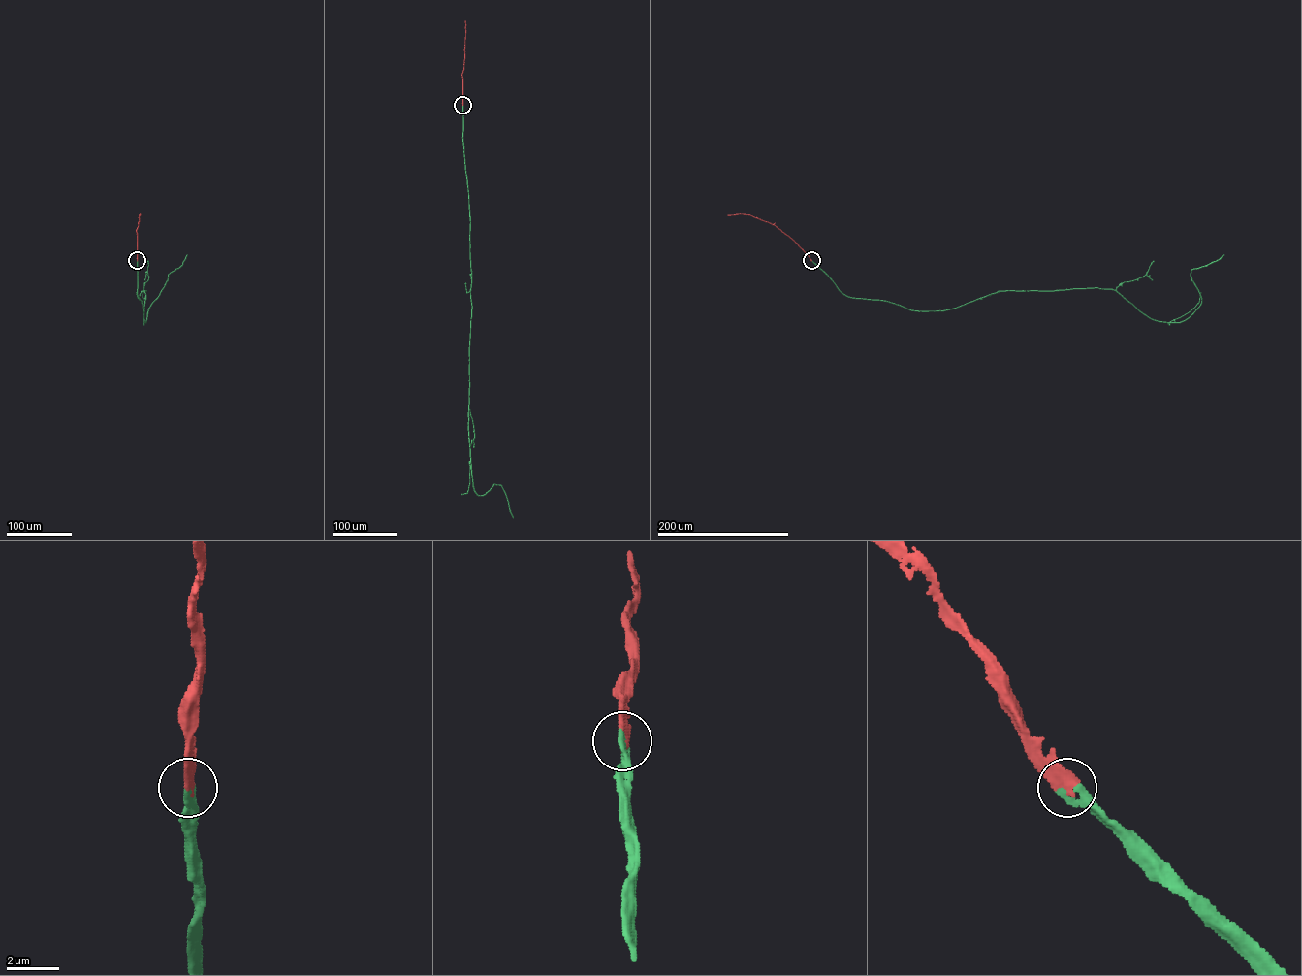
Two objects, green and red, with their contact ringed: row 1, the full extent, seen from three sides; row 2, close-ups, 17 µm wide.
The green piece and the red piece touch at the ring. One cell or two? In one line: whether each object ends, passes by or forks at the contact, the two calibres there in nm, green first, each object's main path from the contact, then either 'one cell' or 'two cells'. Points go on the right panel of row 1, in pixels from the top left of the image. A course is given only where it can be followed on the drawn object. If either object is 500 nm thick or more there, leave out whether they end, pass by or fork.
green passes by | red ends | 200/420 nm | green via (811, 260), (846, 296), (914, 310), (1098, 287), (1179, 322), (1201, 302), (1191, 270), (1224, 254) | red via (811, 260), (794, 241), (773, 224), (747, 214), (728, 215) | one cell

